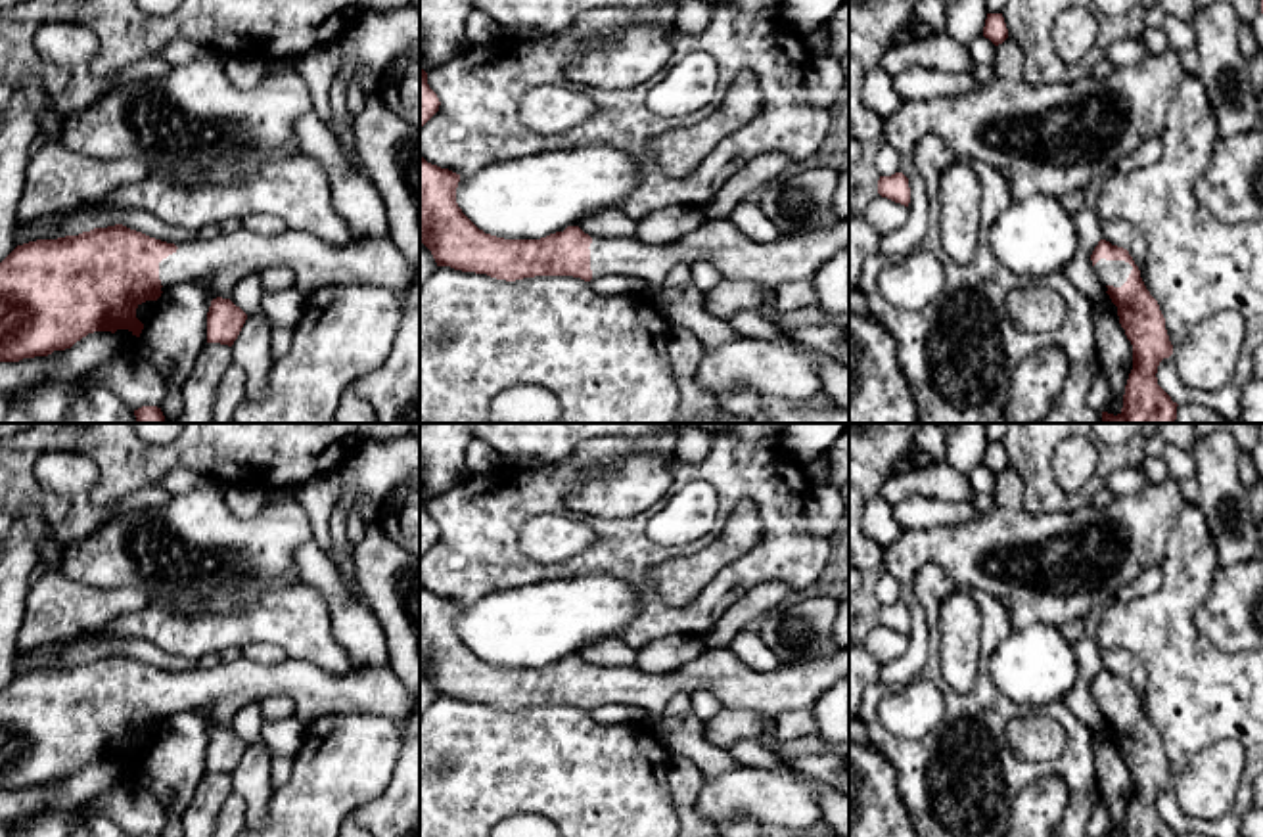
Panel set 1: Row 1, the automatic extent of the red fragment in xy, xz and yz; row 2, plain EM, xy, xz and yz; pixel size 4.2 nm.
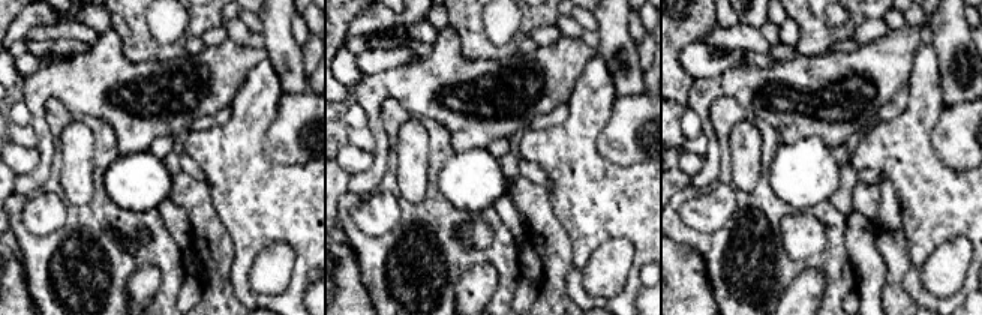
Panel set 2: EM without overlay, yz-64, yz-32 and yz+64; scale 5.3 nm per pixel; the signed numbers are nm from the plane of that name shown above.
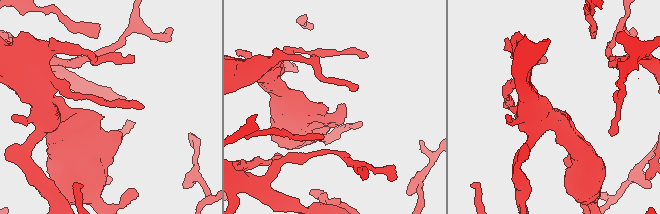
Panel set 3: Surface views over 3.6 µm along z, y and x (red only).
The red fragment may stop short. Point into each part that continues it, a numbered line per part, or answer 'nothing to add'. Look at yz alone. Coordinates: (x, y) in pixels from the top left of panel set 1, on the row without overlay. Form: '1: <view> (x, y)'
1: yz (1110, 701)

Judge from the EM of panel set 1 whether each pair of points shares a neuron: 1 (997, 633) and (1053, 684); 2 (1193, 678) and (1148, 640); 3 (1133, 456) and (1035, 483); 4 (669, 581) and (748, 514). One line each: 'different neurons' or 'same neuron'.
1: different neurons
2: same neuron
3: same neuron
4: same neuron

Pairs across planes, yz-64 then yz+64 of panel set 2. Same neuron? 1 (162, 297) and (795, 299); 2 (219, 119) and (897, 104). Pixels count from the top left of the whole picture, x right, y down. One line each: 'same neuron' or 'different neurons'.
1: different neurons
2: same neuron

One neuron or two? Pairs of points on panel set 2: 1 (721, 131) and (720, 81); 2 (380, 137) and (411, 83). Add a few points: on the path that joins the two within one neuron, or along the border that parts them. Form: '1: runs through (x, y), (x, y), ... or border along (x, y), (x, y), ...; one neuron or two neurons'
1: border along (751, 113), (729, 96), (721, 96), (708, 117); two neurons
2: runs through (374, 119), (374, 102), (393, 83); one neuron

